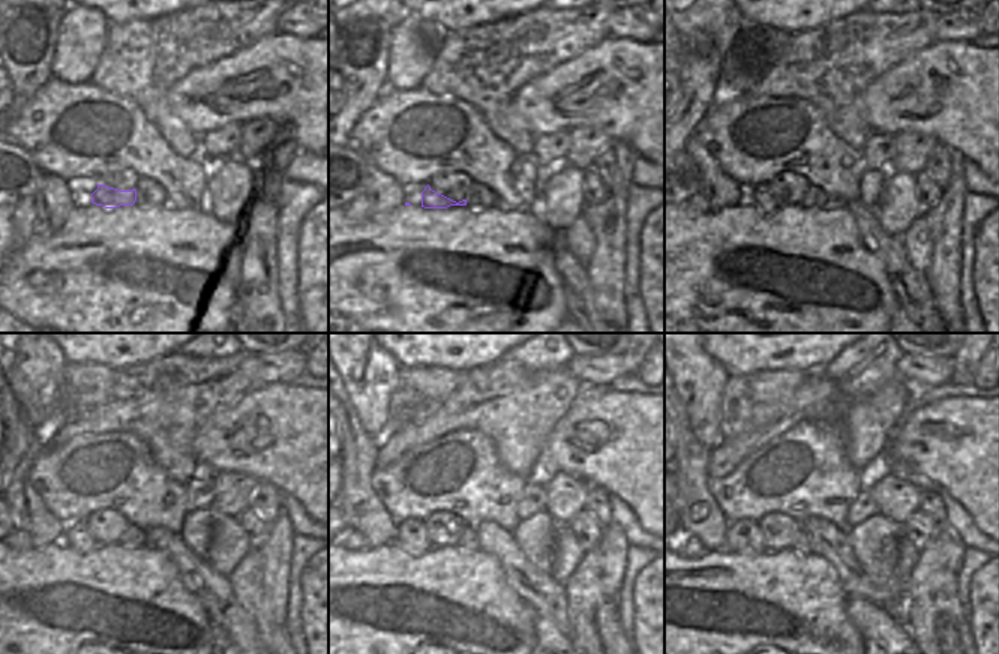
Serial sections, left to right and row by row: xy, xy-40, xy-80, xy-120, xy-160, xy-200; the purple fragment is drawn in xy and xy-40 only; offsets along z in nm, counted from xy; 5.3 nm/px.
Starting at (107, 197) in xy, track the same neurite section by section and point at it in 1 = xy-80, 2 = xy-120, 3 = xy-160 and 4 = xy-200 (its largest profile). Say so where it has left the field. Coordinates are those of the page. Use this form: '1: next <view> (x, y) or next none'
1: next xy-80 (761, 195)
2: next xy-120 (77, 536)
3: next xy-160 (411, 537)
4: next xy-200 (744, 536)

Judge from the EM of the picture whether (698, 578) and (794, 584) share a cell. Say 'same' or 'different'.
same

